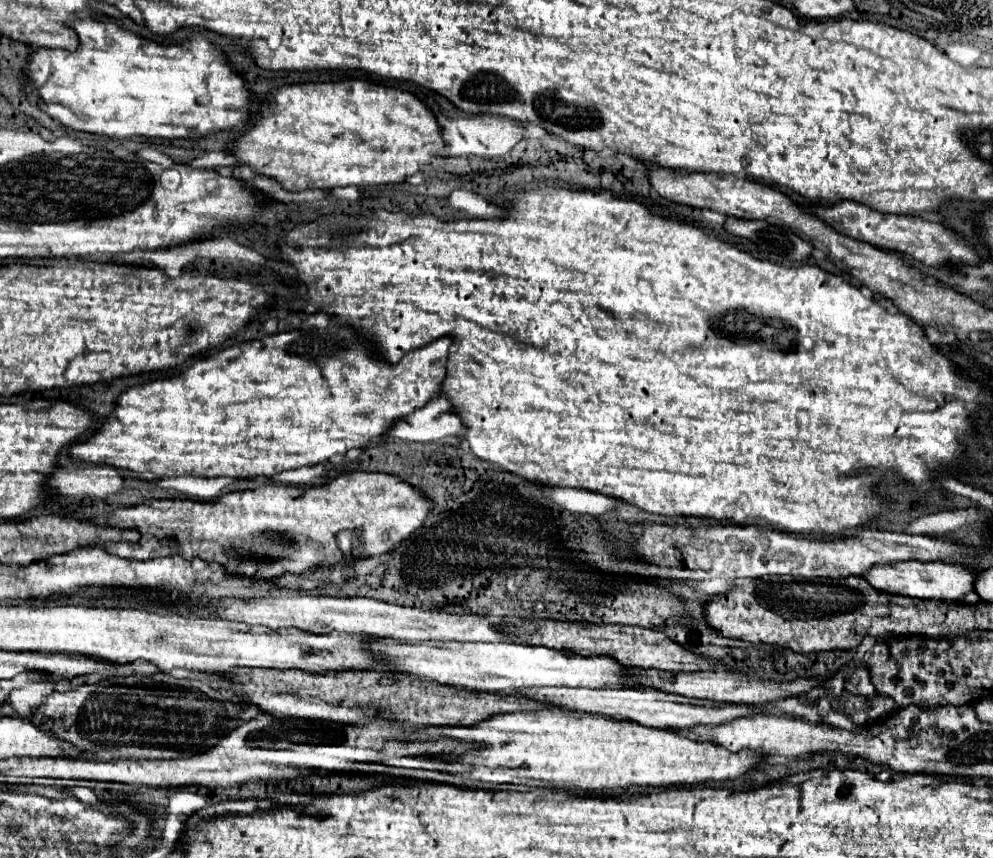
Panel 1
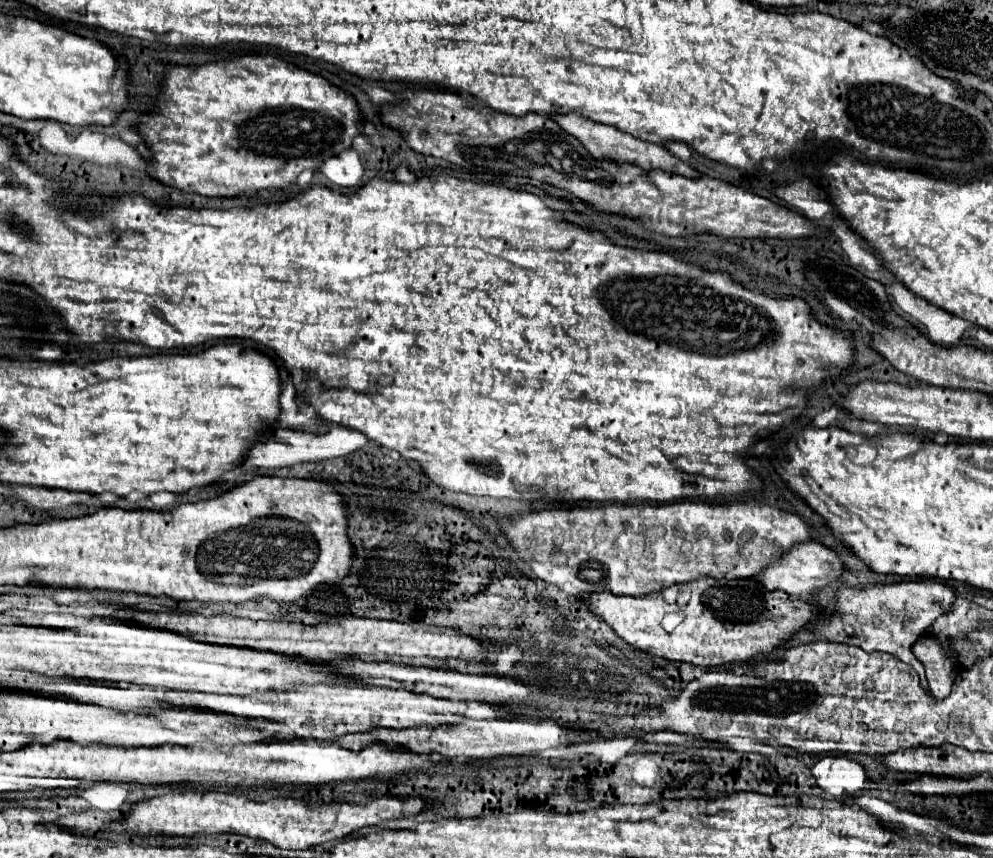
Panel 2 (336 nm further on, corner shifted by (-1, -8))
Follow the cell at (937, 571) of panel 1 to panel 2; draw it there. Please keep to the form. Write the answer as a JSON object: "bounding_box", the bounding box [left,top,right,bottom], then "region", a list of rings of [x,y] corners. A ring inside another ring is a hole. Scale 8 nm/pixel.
{"bounding_box":[750,540,844,600],"region":[[[808,540],[806,544],[796,544],[794,548],[790,548],[790,552],[782,552],[782,556],[778,560],[774,560],[774,564],[768,564],[766,568],[762,568],[762,572],[758,572],[750,578],[754,582],[766,586],[768,590],[786,592],[792,600],[810,600],[810,596],[816,588],[828,586],[842,572],[844,572],[844,568],[832,550],[828,550],[826,546],[822,546],[818,542]]]}

